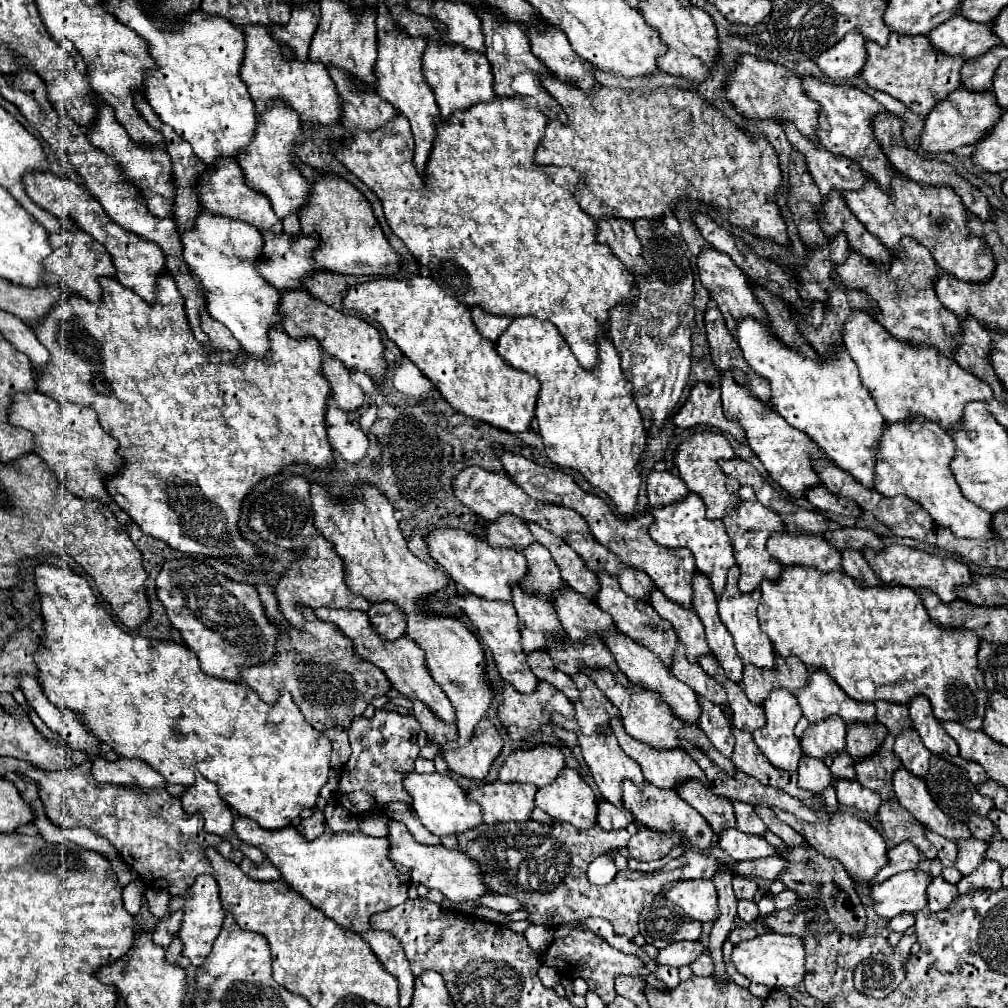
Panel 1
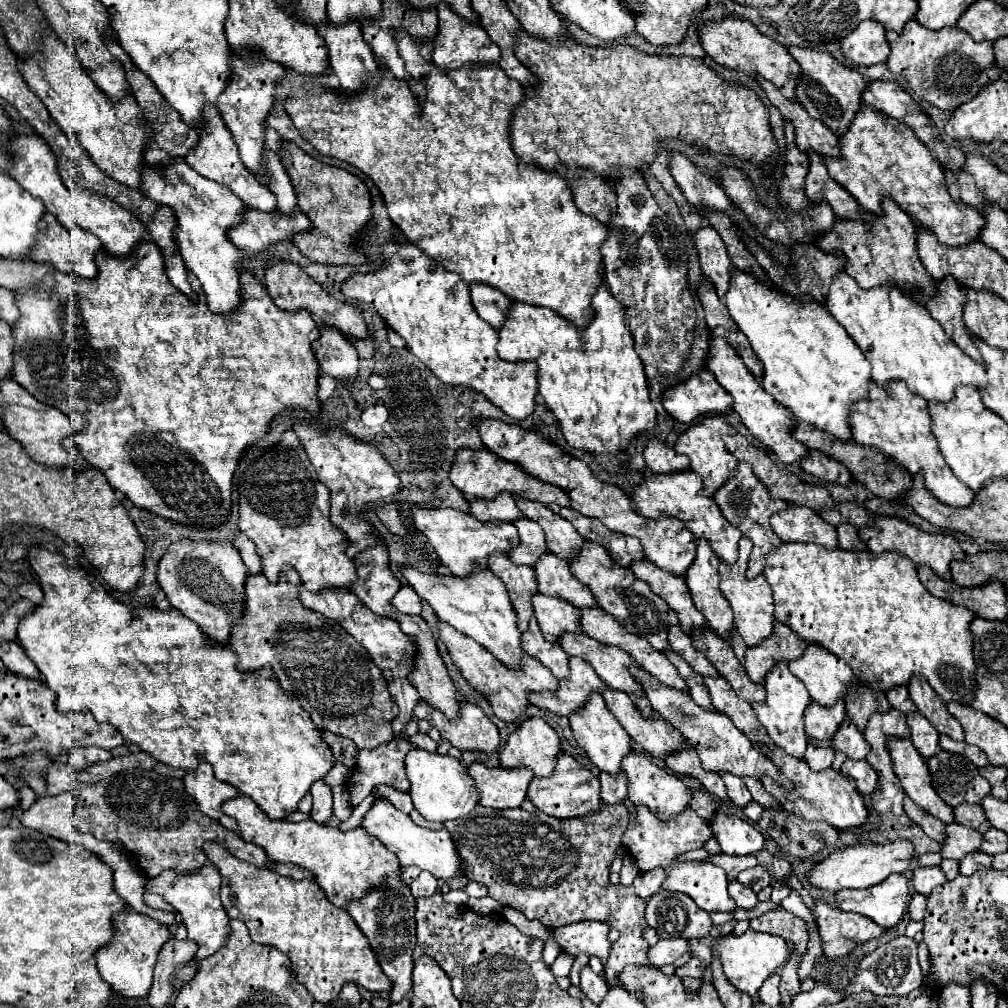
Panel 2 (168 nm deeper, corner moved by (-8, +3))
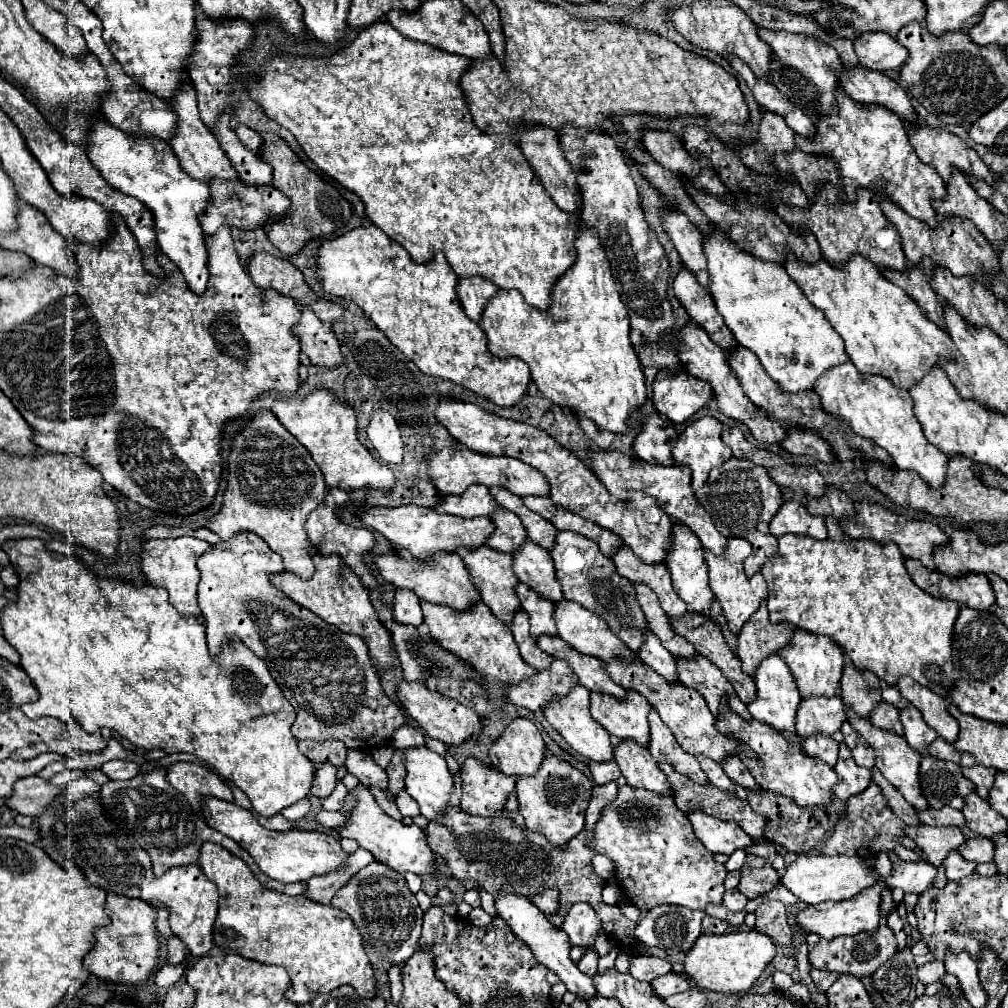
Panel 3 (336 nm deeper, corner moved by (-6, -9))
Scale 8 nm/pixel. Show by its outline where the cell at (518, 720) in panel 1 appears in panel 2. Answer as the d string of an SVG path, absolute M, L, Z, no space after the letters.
M438 619L438 633L440 633L440 639L444 641L444 645L448 647L448 653L452 657L454 665L460 669L462 677L470 683L472 689L476 689L480 695L484 695L488 699L494 715L500 717L502 721L512 723L524 715L524 711L528 707L528 693L530 691L544 691L544 689L554 691L554 689L558 689L558 685L556 685L558 679L552 675L552 671L546 669L540 661L536 661L528 653L524 653L520 669L510 669L510 667L502 665L492 653L488 653L480 643L472 641L464 633L452 629L446 621Z

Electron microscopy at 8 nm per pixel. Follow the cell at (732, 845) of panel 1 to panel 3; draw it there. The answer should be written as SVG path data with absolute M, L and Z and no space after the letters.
M692 811L688 819L696 831L696 837L710 853L730 855L732 851L748 849L754 843L750 835L746 835L738 825L730 821L718 821L702 811Z

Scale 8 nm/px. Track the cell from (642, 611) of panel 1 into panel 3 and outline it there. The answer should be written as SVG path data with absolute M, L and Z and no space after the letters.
M558 531L556 545L550 551L550 555L564 597L600 615L608 623L610 631L616 633L616 637L620 637L632 651L638 651L644 645L644 633L648 629L648 621L644 617L644 611L640 609L640 603L636 601L636 589L630 581L626 581L622 575L616 573L616 567L608 557L602 557L598 545L586 537L580 537L578 533Z

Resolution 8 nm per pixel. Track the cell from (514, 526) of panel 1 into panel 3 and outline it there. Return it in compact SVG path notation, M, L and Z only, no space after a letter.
M470 485L470 489L462 497L442 497L438 503L438 511L464 519L490 517L498 509L498 501L494 501L494 497L484 485Z

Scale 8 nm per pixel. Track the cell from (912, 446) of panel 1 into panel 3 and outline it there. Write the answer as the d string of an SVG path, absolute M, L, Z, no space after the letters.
M850 361L838 369L830 369L830 373L824 373L814 391L828 415L836 415L848 423L852 433L886 449L898 469L914 469L932 489L940 489L946 483L948 457L938 453L938 449L926 441L908 391L898 389L892 381L886 381L886 377L862 377Z

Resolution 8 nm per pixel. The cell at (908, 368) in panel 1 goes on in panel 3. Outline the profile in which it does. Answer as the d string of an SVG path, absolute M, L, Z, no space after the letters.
M790 255L788 265L786 265L788 275L796 281L796 285L804 291L808 301L818 307L824 317L830 321L830 325L844 337L844 347L850 357L850 361L856 365L856 369L862 375L880 375L888 377L894 381L896 387L900 389L912 389L916 383L922 381L922 377L934 369L940 367L942 359L958 359L958 349L950 341L948 333L942 331L938 325L928 321L924 313L910 301L910 297L894 283L890 283L878 267L874 267L870 261L864 261L864 257L854 255L850 263L844 269L836 269L824 259L818 261L816 265L800 263Z

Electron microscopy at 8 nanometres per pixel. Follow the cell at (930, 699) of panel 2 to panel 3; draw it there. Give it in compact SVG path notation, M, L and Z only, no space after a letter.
M912 677L898 679L898 691L906 697L924 717L924 721L948 743L954 743L958 737L958 721L948 713L946 701L932 693L930 689L918 685Z

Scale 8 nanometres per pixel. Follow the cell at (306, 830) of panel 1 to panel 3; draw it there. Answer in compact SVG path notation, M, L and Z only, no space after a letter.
M320 765L316 767L316 777L314 777L310 793L318 799L326 799L334 791L336 783L338 783L336 769L332 765Z

